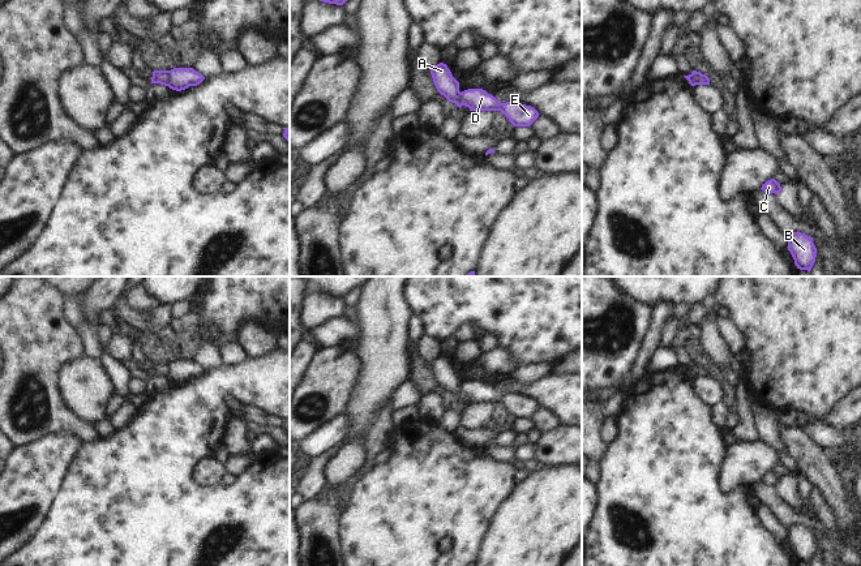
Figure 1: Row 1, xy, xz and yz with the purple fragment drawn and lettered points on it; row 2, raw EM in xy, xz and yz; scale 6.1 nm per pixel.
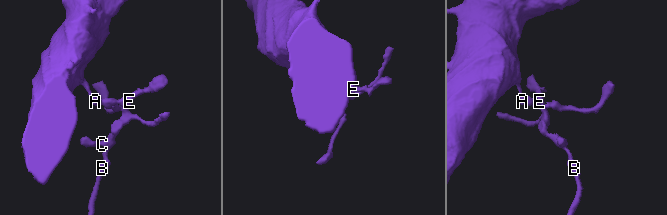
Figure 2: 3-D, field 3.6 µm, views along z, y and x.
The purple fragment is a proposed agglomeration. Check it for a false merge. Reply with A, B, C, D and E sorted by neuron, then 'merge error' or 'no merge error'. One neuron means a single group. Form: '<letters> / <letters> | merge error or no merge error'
A / B C D E | merge error

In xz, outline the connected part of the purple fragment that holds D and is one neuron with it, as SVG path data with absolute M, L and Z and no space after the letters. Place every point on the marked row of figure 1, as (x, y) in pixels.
M483 89L462 91L461 103L470 111L501 111L514 127L530 127L539 117L534 107L514 100L500 103Z

